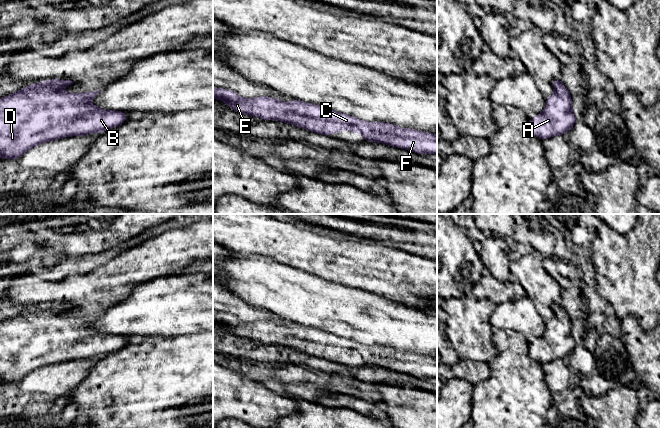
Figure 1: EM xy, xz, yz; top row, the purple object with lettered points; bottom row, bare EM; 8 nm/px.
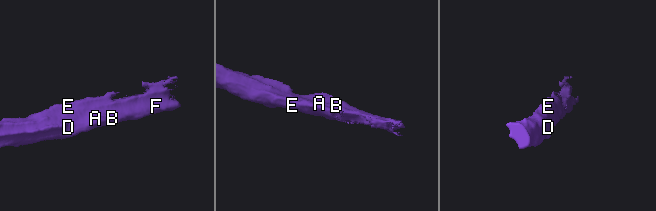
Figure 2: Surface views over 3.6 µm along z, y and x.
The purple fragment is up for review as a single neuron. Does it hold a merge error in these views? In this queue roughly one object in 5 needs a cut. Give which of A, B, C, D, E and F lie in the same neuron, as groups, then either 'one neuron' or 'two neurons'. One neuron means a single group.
A B C D E F | one neuron

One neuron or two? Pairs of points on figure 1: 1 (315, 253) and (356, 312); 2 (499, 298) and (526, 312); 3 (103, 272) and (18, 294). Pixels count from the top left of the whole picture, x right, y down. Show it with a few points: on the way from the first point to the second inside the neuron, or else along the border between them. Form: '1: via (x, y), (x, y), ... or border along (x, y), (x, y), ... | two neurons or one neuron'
1: border along (314, 274), (323, 279), (359, 289) | two neurons
2: border along (509, 300), (496, 305) | two neurons
3: via (82, 290), (39, 293) | one neuron

